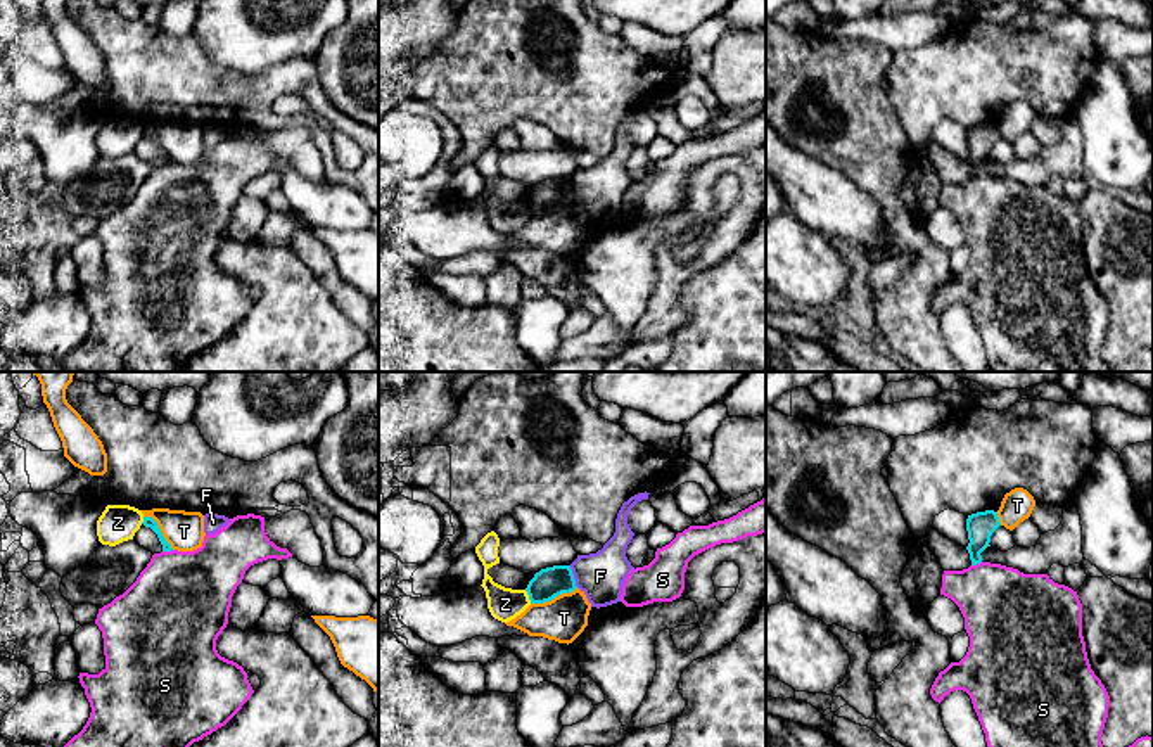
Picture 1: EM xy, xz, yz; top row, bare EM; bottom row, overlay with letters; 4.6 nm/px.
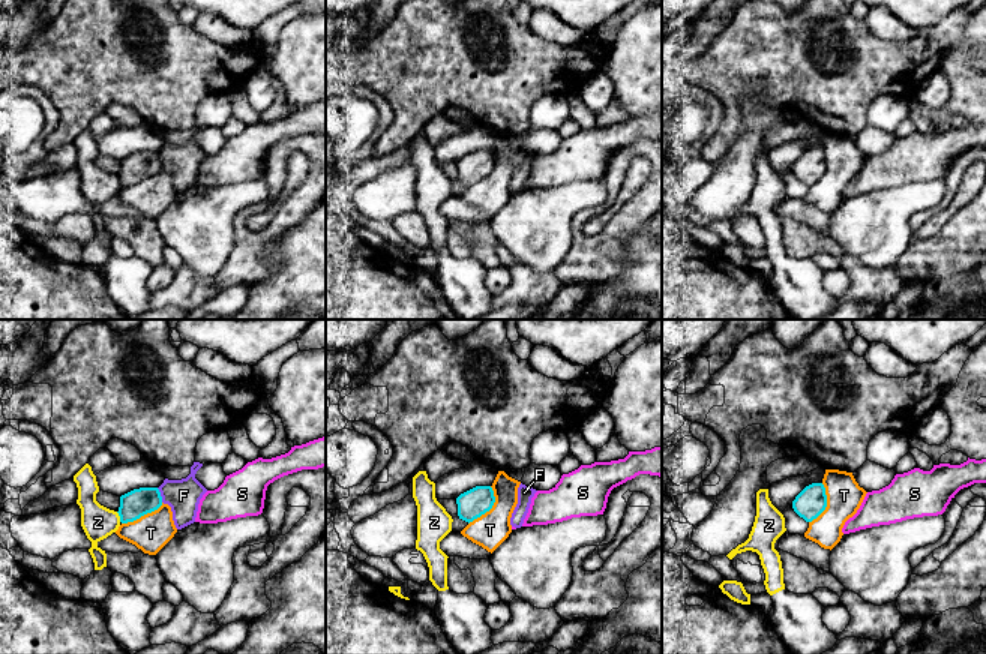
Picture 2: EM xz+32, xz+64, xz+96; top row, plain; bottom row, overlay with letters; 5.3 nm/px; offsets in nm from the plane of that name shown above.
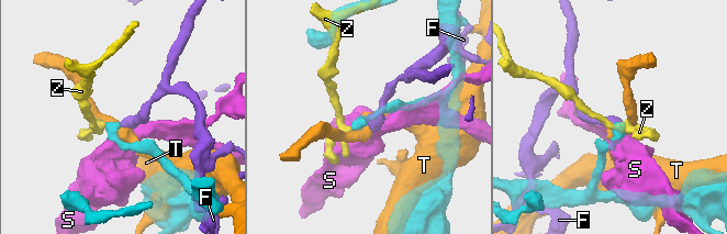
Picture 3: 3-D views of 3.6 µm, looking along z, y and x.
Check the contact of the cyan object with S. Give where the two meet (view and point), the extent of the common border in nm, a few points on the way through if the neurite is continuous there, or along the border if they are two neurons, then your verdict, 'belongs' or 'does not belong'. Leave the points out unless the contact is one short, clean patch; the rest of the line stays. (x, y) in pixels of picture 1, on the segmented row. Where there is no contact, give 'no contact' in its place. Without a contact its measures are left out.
xy (166, 550) | 50 nm | along xy (171, 549), (163, 552) | does not belong

